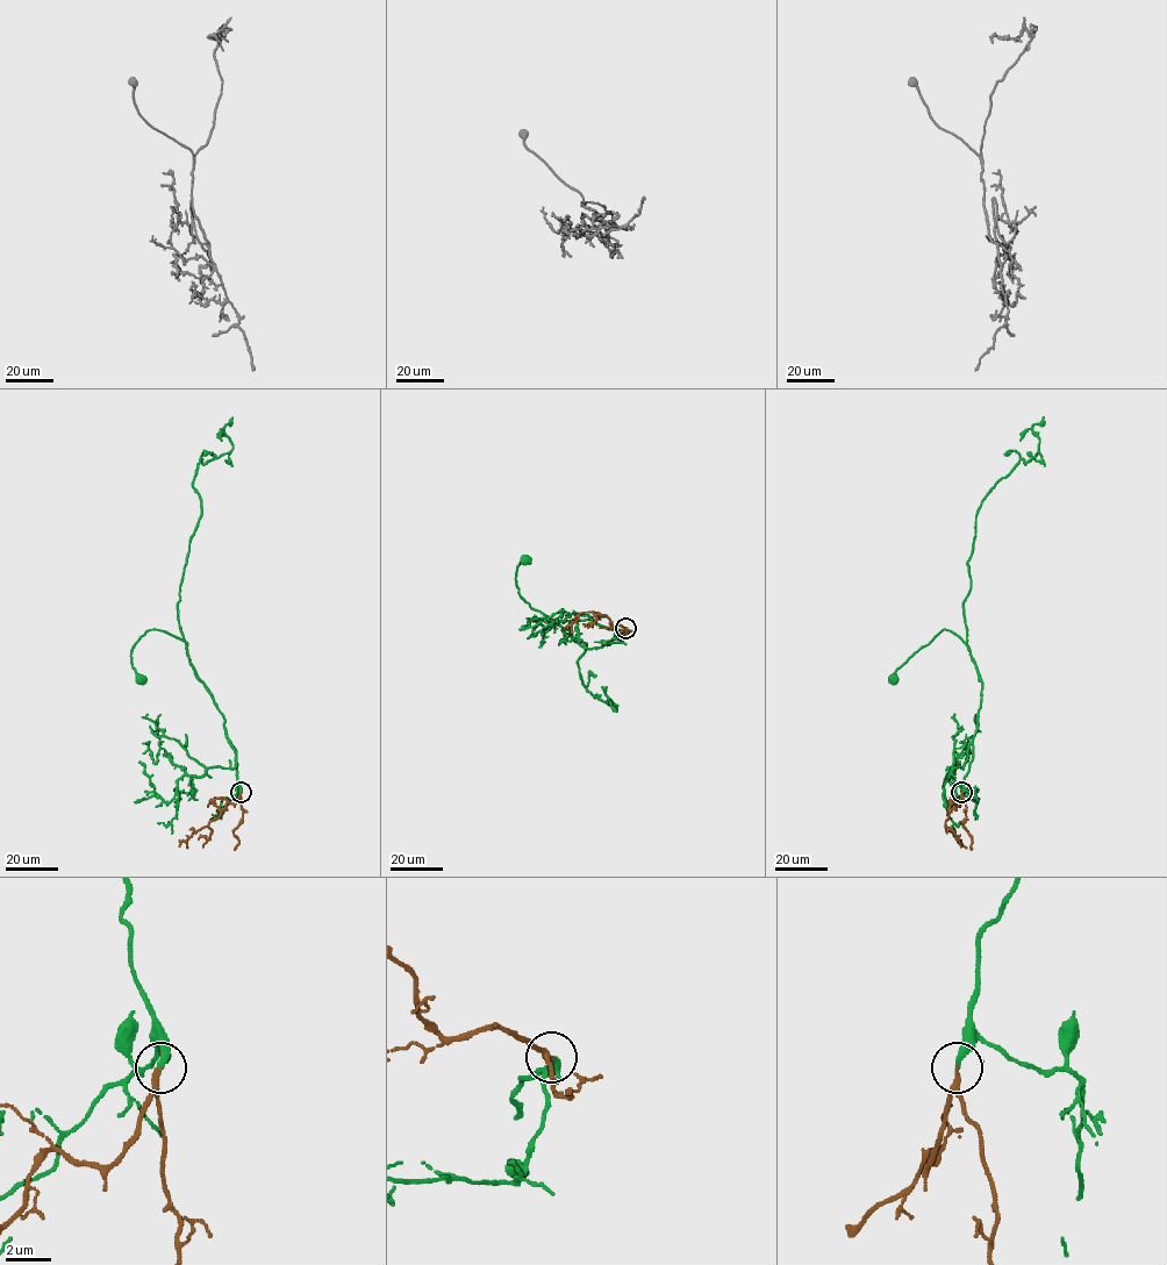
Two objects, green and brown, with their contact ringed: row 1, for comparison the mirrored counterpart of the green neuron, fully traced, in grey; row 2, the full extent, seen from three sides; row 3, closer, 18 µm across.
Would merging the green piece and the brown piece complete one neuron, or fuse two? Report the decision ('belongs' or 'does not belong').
belongs

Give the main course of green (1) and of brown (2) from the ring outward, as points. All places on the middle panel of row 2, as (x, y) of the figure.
1: (625, 628), (621, 640), (585, 648), (574, 641), (570, 630), (532, 608), (518, 594), (517, 567), (524, 559)
2: (625, 628), (613, 626), (608, 617), (598, 612), (582, 612), (564, 628)

